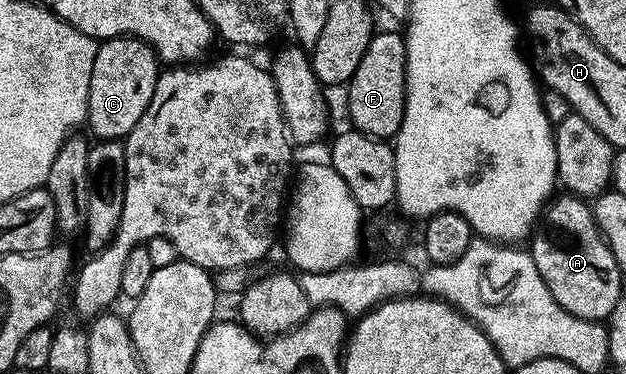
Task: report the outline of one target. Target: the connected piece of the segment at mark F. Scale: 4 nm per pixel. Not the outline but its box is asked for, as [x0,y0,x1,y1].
[346,31,406,138]

